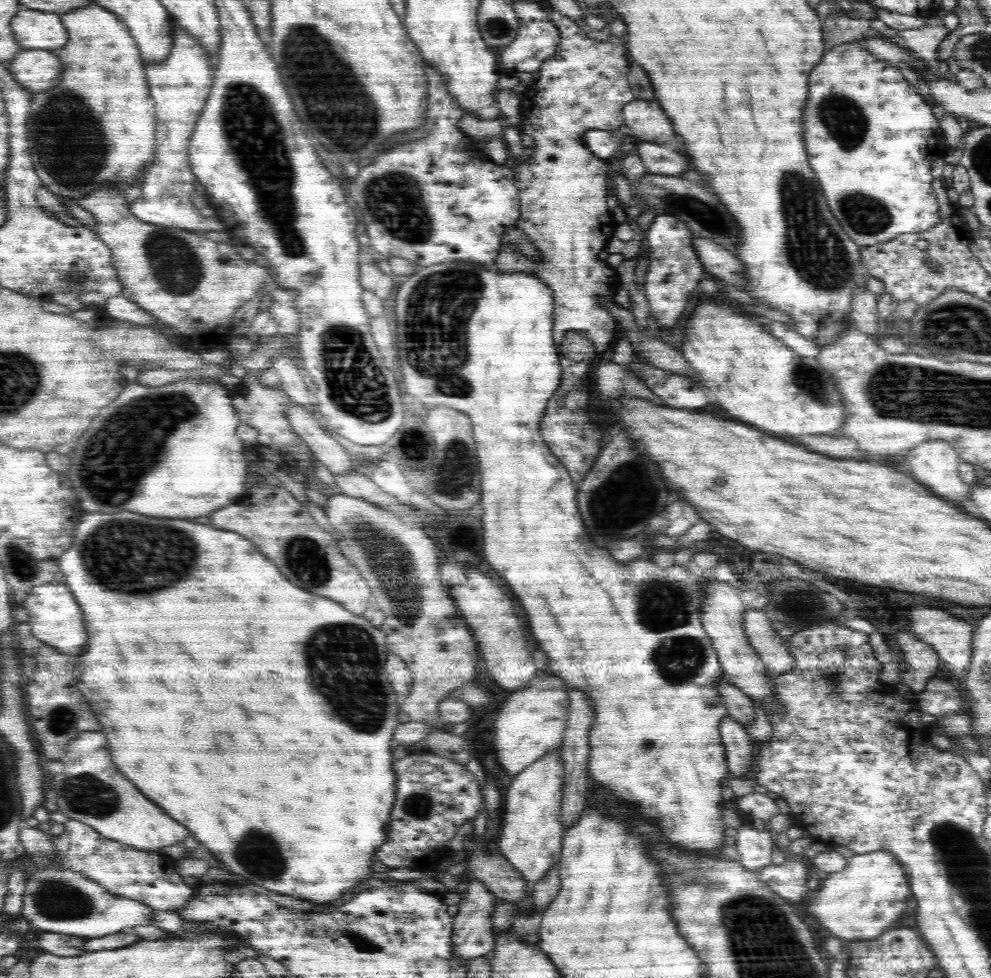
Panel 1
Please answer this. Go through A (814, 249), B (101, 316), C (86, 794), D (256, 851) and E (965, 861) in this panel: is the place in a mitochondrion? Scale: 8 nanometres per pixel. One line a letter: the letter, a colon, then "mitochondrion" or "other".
A: mitochondrion
B: other
C: mitochondrion
D: mitochondrion
E: mitochondrion

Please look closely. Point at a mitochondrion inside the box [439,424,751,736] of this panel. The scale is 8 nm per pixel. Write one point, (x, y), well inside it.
(662, 605)

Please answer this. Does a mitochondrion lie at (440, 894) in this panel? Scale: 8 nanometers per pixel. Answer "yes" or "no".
no

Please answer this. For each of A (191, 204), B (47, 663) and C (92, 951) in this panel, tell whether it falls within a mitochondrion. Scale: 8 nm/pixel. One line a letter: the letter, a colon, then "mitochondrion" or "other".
A: other
B: other
C: other

